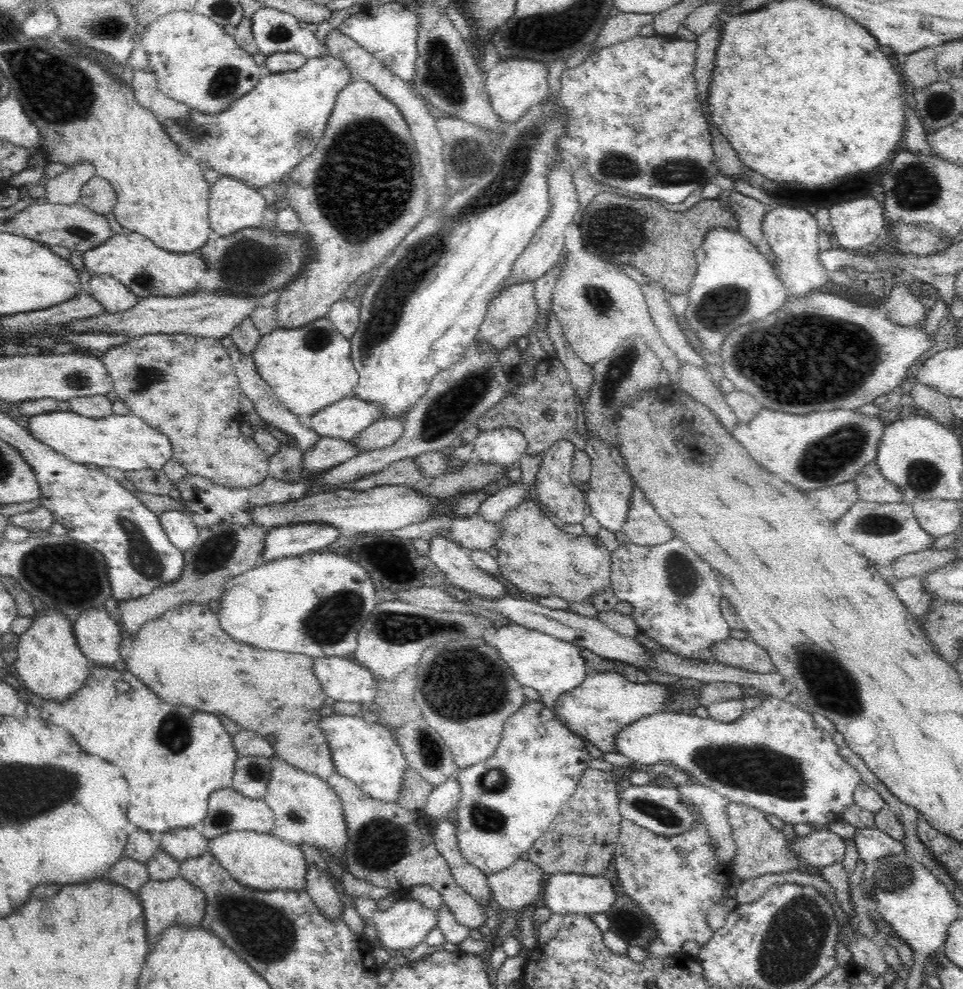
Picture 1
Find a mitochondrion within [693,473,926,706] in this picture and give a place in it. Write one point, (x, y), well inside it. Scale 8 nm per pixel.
(879, 524)

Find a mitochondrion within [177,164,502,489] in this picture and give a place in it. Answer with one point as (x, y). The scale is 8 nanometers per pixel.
(247, 264)

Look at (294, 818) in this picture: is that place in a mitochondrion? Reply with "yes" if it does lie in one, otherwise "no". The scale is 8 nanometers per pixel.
yes

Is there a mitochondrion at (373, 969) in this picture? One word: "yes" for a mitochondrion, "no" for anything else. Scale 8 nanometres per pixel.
no

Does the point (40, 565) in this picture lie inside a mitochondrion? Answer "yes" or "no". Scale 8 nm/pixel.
yes

